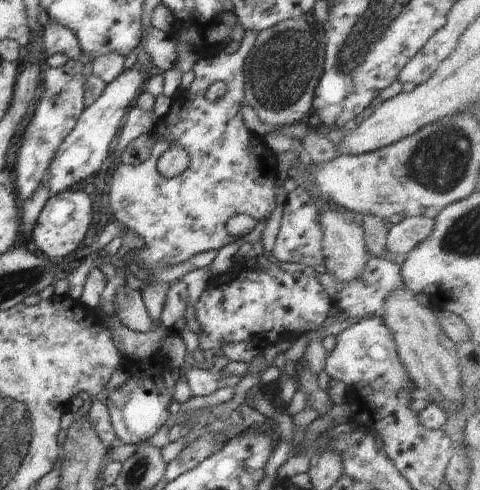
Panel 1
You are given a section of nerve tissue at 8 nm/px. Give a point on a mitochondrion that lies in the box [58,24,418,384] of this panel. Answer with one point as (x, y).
(276, 77)

